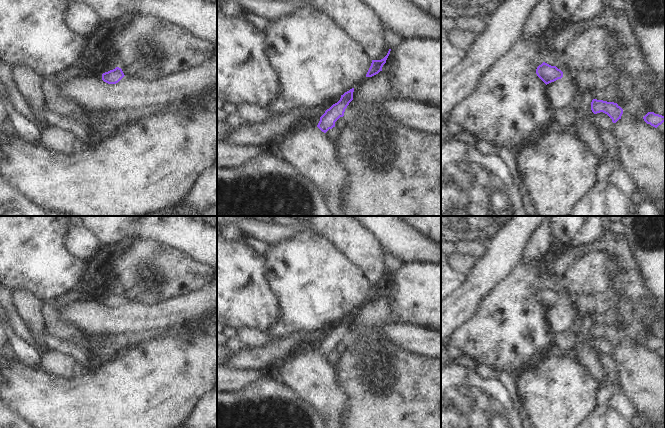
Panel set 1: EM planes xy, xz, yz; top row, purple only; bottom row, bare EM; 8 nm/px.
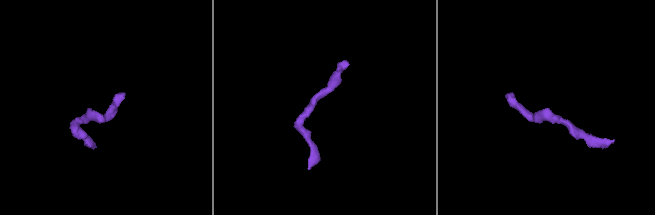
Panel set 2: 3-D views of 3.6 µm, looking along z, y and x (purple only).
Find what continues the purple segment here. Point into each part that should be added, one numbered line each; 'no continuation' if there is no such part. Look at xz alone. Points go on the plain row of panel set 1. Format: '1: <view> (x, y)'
no continuation

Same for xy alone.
no continuation

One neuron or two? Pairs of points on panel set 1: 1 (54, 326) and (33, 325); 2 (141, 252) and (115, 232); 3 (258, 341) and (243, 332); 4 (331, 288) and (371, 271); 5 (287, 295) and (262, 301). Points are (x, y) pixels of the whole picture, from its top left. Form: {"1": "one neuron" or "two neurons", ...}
{"1": "two neurons", "2": "two neurons", "3": "one neuron", "4": "two neurons", "5": "two neurons"}

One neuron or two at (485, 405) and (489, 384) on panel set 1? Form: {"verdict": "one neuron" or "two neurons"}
{"verdict": "one neuron"}

